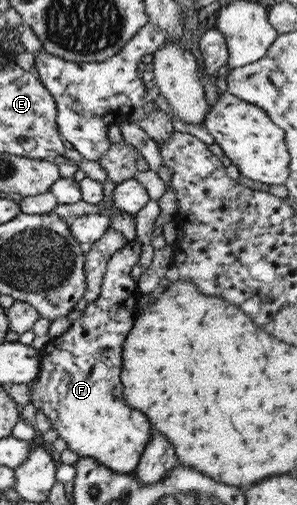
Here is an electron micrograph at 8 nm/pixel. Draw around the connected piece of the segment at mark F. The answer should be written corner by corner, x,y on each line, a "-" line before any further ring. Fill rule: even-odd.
134,239
127,240
122,249
110,256
97,298
86,302
81,316
75,319
62,335
52,337
41,348
39,372
29,385
31,388
29,402
46,417
58,437
65,441
67,449
74,451
79,458
92,458
101,463
105,470
119,474
135,471
141,451
152,429
149,421
140,411
127,406
123,400
123,385
119,380
121,343
130,331
140,294
136,282
130,276
130,269
136,265
138,255
140,255
140,244

